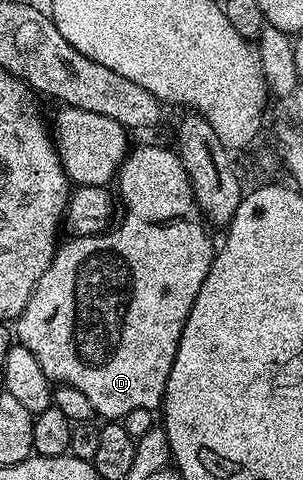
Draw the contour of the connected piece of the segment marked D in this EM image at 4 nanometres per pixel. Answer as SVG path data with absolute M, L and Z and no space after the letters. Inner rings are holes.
M142 144L135 152L133 149L122 161L121 168L118 169L117 184L116 192L121 203L123 200L130 207L126 212L126 217L122 220L122 225L120 225L120 220L120 223L113 230L92 236L75 235L74 240L68 241L67 244L65 241L55 251L54 261L50 263L50 268L44 270L40 282L36 282L28 306L19 314L16 321L16 327L18 327L18 332L16 328L17 343L24 345L28 350L32 350L36 362L40 362L40 370L44 370L46 377L55 385L76 386L76 390L81 390L88 397L88 402L92 402L95 413L99 417L103 416L101 419L106 422L118 422L123 416L132 414L132 410L140 410L141 408L154 410L163 403L166 383L172 370L172 362L176 362L176 350L180 346L180 334L184 334L186 319L196 302L196 294L200 294L200 286L204 286L204 278L208 278L210 263L214 261L216 255L216 240L214 244L213 238L210 237L209 230L211 231L211 229L208 227L202 211L198 208L198 203L194 201L194 191L190 185L188 174L173 147L161 148L158 144Z

